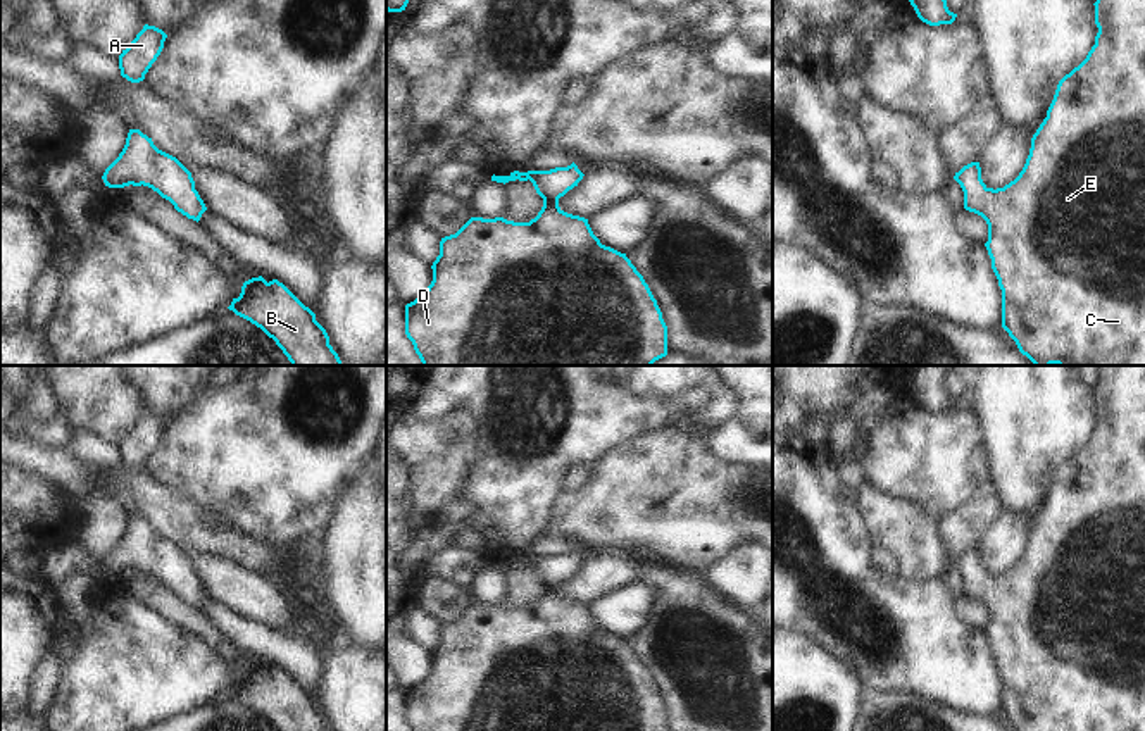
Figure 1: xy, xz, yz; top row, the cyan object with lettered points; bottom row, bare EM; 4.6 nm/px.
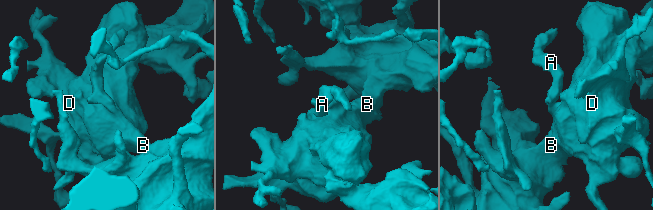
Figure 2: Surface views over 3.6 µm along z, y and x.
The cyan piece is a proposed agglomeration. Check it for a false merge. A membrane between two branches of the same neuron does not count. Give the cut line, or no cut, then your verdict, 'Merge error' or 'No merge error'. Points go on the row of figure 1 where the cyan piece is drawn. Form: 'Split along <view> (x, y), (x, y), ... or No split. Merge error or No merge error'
No split. No merge error.

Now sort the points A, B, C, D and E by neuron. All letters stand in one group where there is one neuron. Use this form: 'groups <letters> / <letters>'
groups A B C D E

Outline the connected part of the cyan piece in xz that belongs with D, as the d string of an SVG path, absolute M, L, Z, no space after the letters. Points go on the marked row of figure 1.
M574 162L567 167L555 167L550 171L514 171L509 176L491 176L491 181L504 184L516 179L529 179L536 193L543 198L543 207L529 222L514 222L504 217L471 217L455 234L441 238L440 255L431 266L431 284L424 295L405 305L405 334L412 341L422 366L652 366L655 360L667 355L667 326L643 276L626 253L600 243L588 219L567 214L559 207L559 198L578 186L583 176L585 174Z

